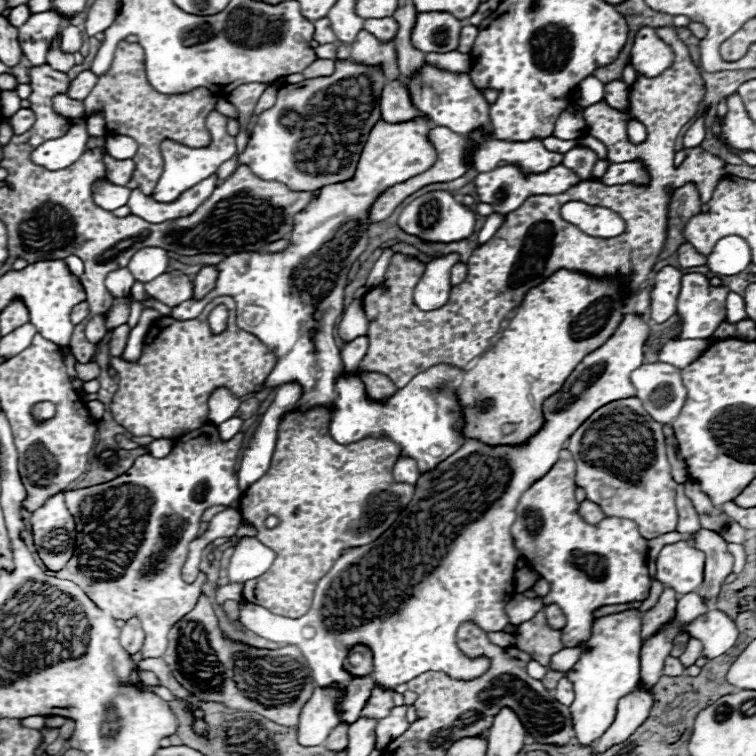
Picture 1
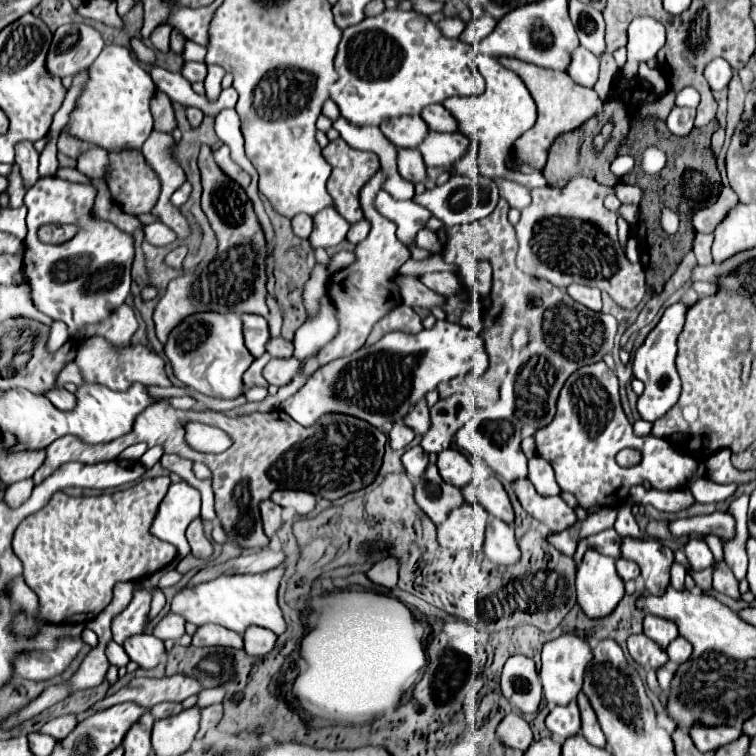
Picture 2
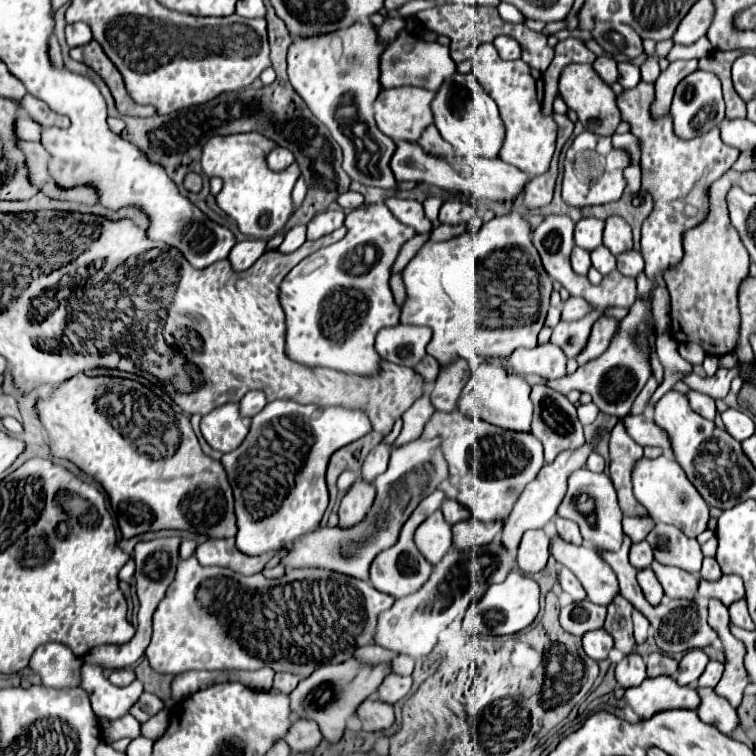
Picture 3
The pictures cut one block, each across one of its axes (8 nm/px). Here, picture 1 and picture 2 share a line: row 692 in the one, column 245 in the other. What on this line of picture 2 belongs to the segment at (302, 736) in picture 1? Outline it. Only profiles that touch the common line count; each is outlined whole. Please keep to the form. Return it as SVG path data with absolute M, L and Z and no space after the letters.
M242 314L244 322L244 340L246 348L252 352L252 356L262 356L266 350L266 342L270 340L268 322L264 316L258 314Z

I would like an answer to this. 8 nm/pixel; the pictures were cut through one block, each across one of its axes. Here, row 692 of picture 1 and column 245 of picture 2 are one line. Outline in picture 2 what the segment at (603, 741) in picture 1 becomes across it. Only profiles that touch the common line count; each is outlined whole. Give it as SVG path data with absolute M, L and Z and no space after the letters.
M250 626L244 632L244 652L252 656L266 656L274 644L276 644L276 634L270 632L268 628L262 626Z

